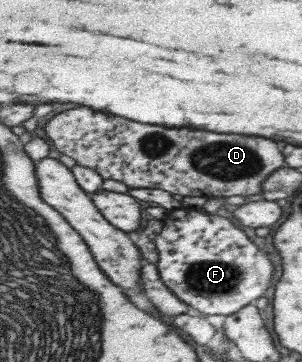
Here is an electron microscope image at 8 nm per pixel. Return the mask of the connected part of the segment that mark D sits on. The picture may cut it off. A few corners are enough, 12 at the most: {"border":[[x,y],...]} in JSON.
{"border":[[90,107],[44,131],[128,188],[256,195],[266,137],[144,125]]}

